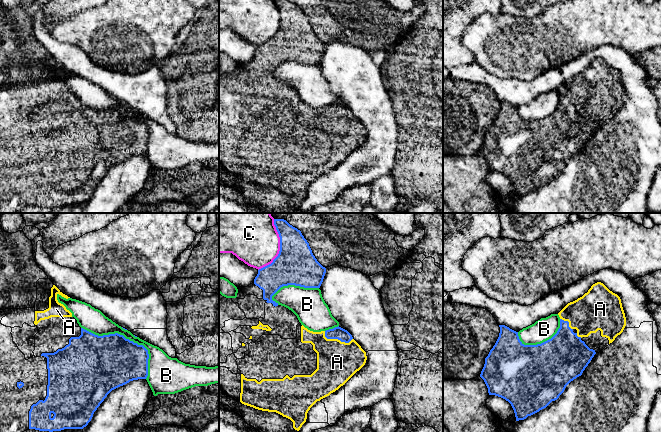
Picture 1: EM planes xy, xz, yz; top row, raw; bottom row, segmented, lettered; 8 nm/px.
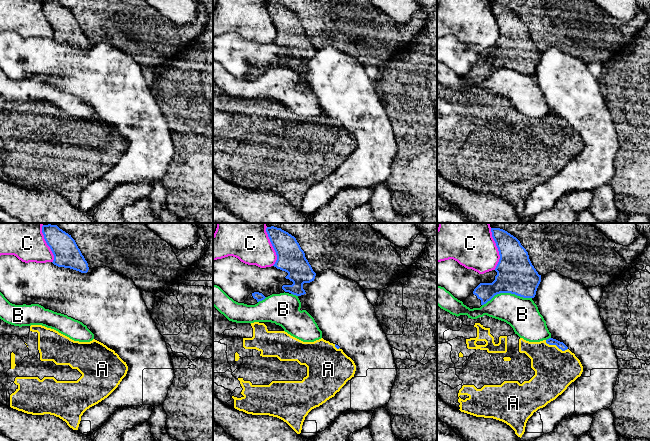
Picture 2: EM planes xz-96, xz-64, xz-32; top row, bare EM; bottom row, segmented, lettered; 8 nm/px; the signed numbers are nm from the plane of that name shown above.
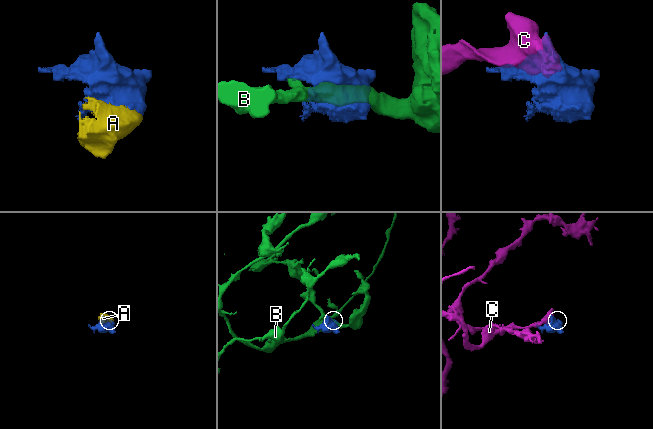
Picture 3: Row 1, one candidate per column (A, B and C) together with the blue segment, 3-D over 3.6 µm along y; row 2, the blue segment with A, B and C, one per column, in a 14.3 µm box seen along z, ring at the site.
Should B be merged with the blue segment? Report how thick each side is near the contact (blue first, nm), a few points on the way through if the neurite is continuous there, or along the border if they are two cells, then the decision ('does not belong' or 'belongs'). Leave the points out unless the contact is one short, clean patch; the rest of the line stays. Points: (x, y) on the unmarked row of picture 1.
440 nm thick on the blue side, 160 nm on the other; does not belong

